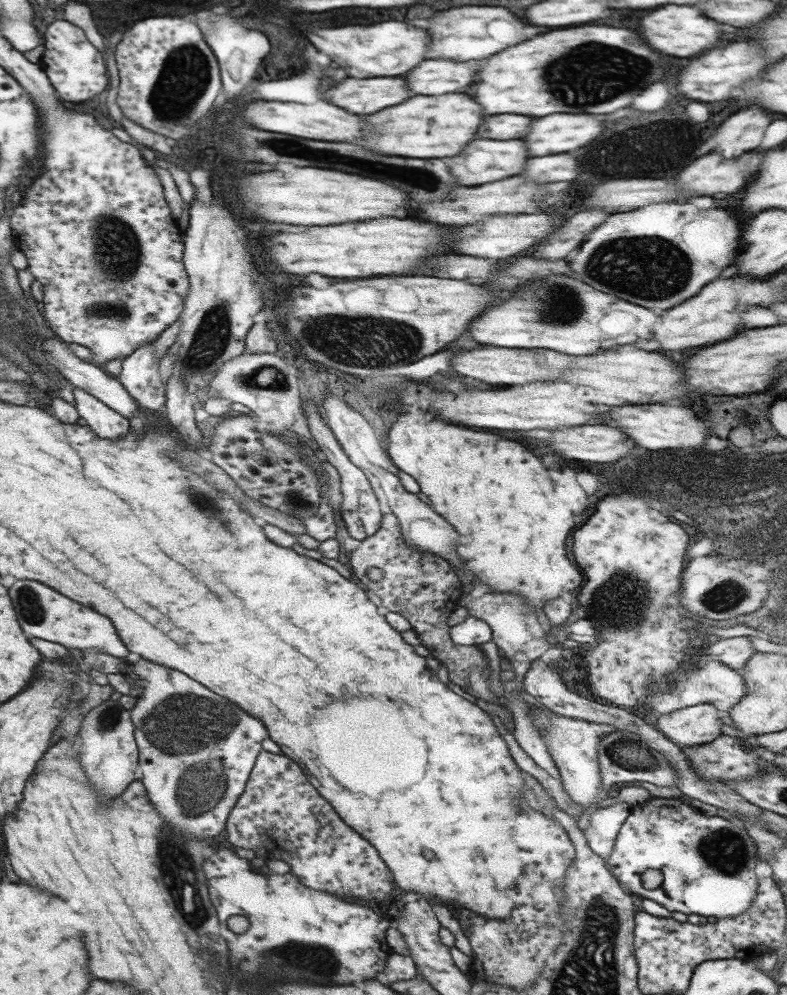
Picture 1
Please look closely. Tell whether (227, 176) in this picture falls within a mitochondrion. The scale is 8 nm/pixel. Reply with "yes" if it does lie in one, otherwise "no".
no

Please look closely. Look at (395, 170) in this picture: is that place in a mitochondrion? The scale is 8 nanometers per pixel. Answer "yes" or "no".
yes

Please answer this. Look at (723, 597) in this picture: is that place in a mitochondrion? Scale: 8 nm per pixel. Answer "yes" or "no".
yes

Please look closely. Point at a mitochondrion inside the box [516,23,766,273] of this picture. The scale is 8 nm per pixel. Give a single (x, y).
(555, 75)

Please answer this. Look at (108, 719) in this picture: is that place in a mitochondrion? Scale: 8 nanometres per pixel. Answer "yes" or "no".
yes

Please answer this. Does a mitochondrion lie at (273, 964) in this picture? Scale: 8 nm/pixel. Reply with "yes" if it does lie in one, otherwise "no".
yes

